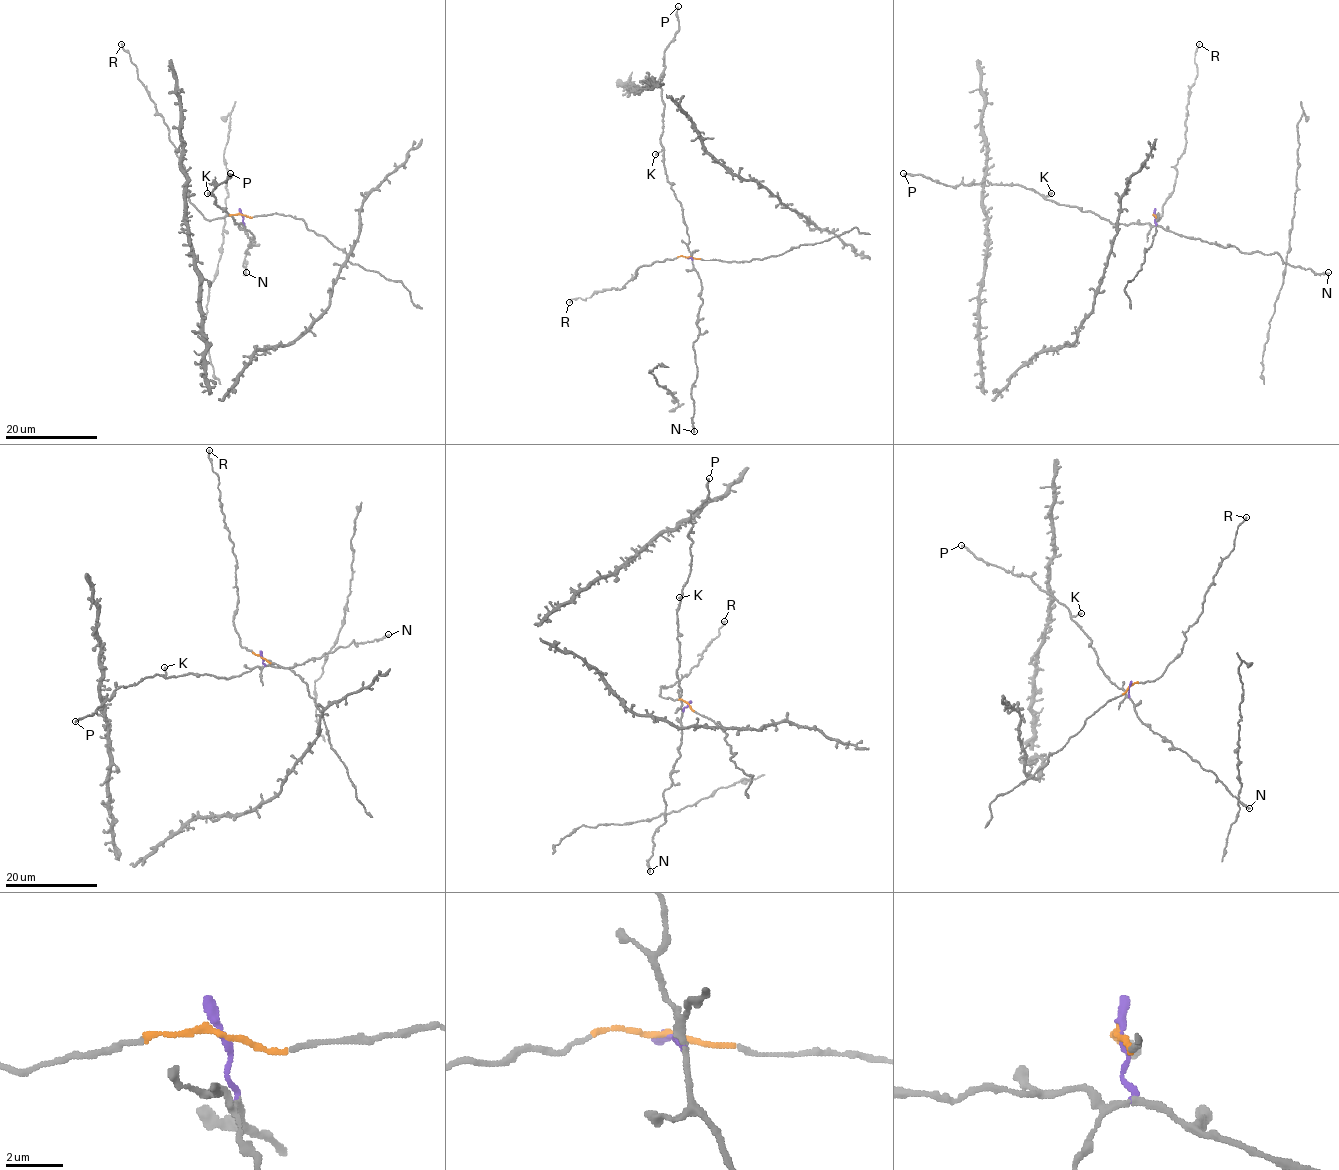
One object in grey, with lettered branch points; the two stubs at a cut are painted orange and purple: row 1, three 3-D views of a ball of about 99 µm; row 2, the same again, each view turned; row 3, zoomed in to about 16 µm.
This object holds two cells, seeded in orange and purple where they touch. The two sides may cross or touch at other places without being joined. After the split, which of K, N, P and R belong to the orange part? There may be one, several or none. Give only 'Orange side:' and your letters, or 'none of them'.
Orange side: R

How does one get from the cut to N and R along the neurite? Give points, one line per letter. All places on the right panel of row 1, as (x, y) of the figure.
N: (1154, 214), (1158, 225), (1180, 235), (1234, 247), (1242, 253), (1277, 253), (1291, 265), (1316, 273), (1329, 272)
R: (1153, 214), (1158, 220), (1162, 212), (1186, 144), (1188, 91), (1195, 83), (1195, 54), (1199, 44)

